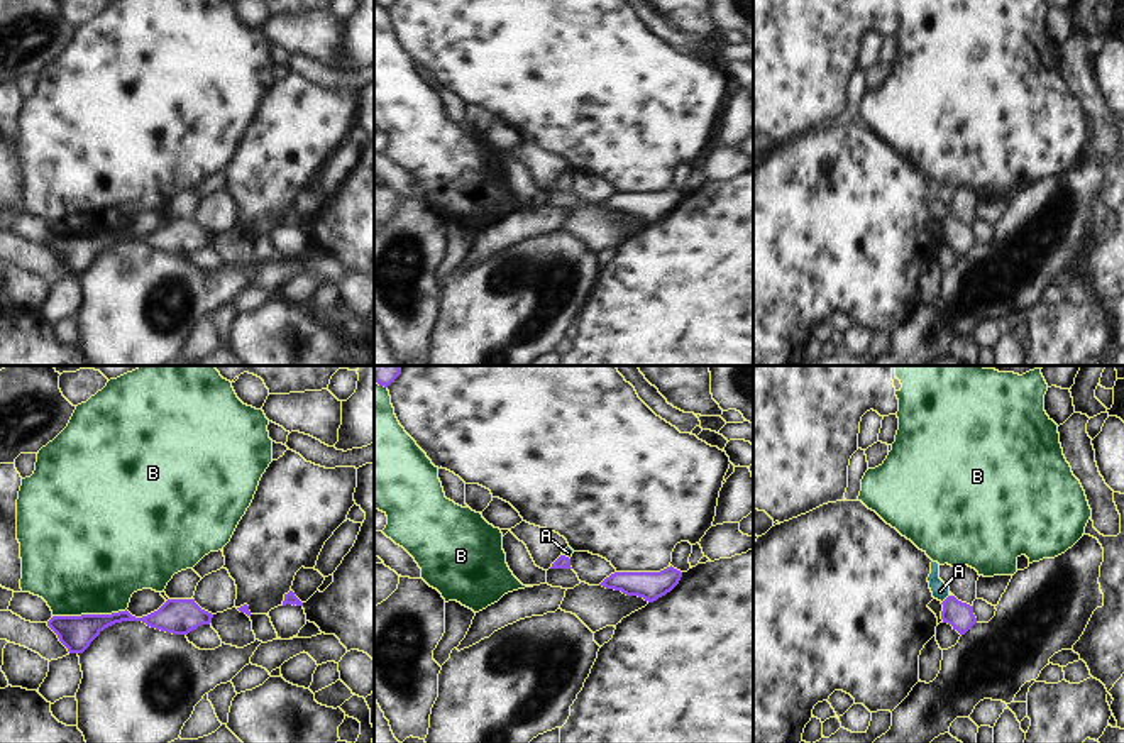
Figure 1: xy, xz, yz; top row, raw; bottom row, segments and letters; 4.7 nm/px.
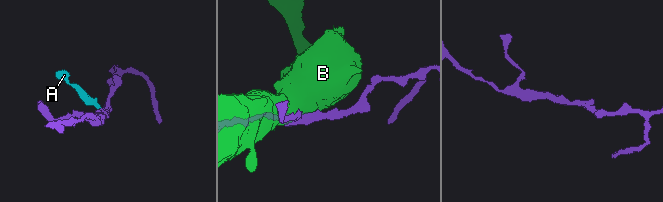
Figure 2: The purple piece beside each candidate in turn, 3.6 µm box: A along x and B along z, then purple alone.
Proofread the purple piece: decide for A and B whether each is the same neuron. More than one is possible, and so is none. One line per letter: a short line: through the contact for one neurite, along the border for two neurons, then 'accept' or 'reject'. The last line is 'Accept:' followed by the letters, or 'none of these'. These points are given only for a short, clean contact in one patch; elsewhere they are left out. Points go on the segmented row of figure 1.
A: line yz (960, 615), (945, 599), (940, 591); accept
B: reject
Accept: A

